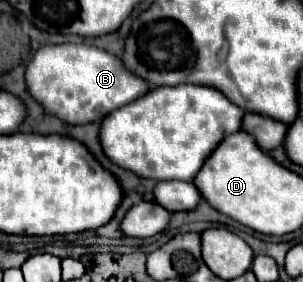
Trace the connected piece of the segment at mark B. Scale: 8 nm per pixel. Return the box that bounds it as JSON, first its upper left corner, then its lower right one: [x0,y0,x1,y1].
[25,44,151,124]

